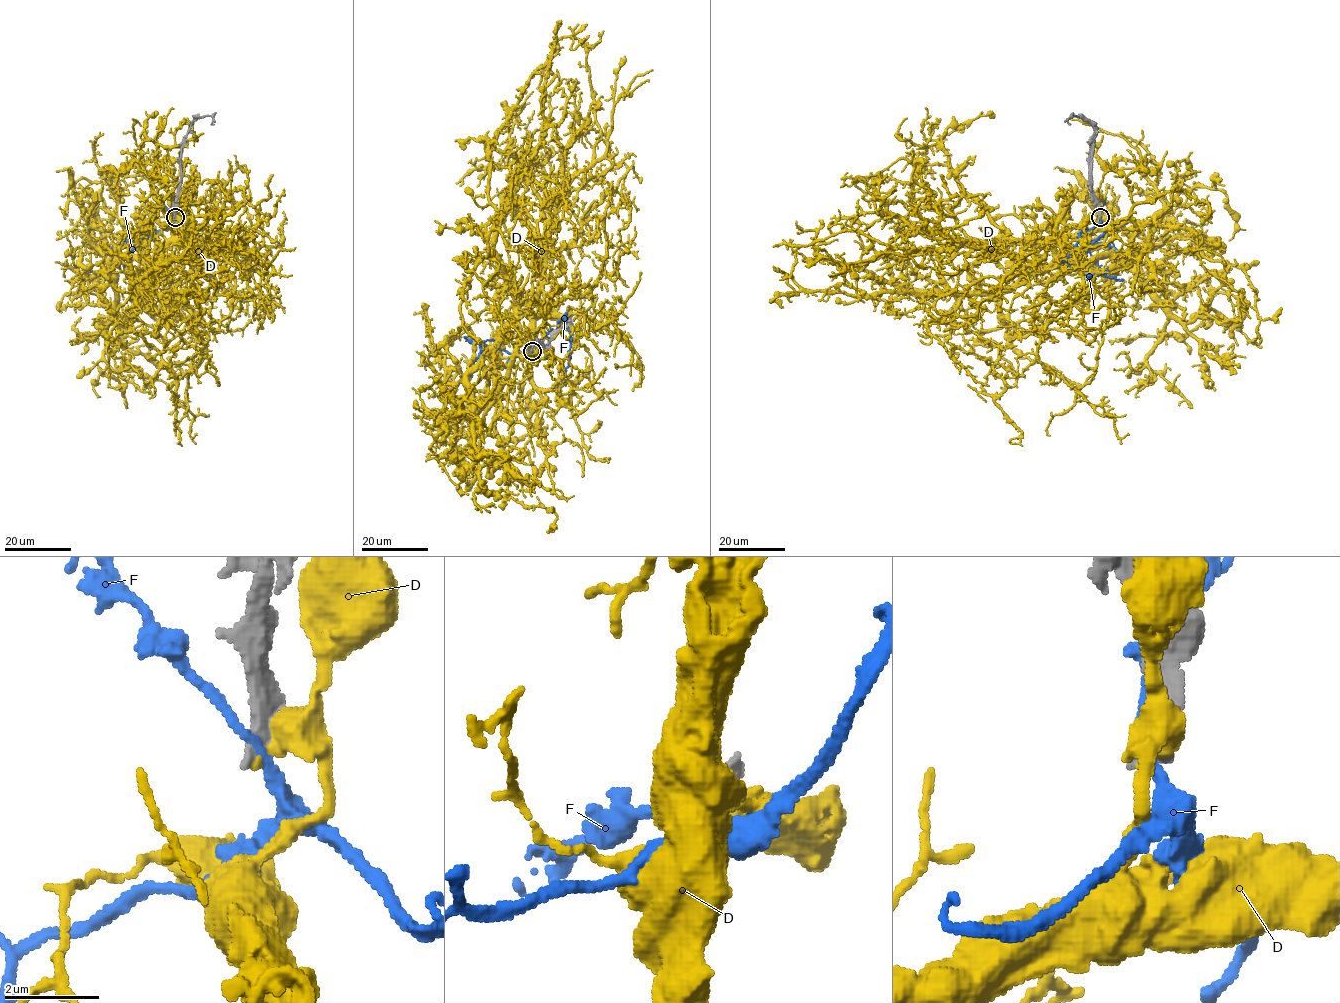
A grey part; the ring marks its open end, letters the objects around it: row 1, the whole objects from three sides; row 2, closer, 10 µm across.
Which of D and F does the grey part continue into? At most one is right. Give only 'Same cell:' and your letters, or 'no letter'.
Same cell: no letter

